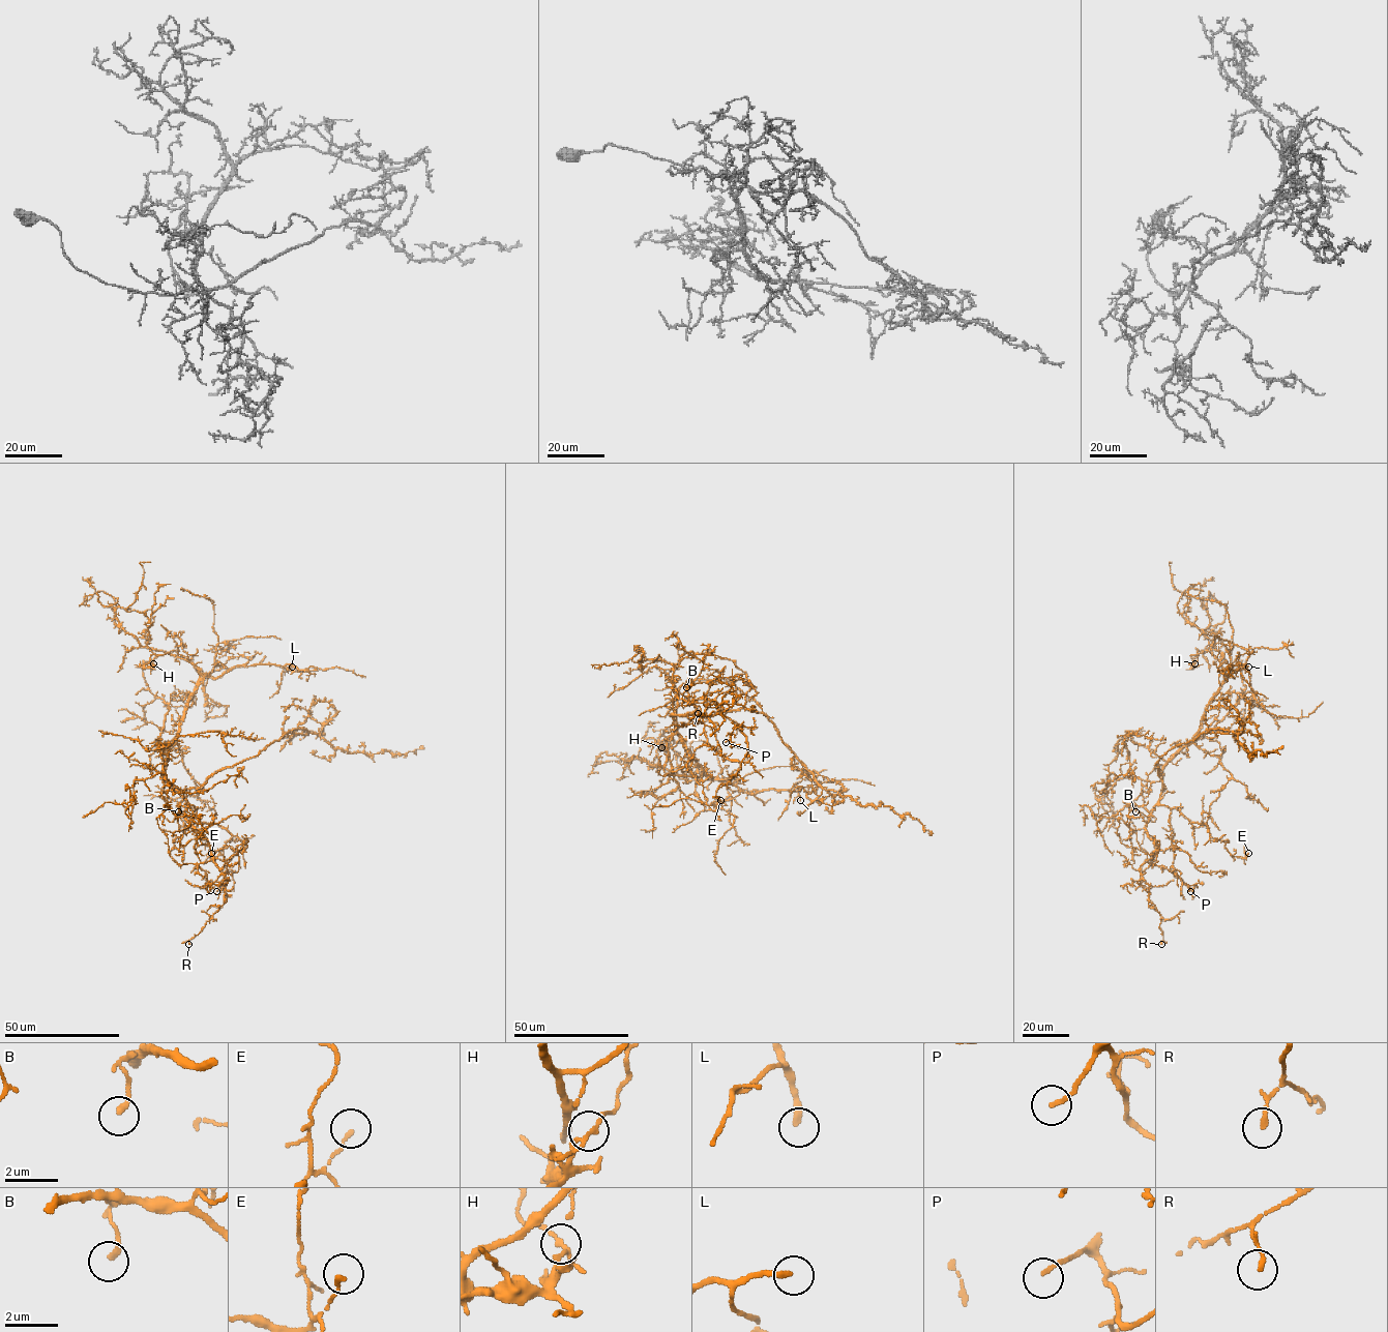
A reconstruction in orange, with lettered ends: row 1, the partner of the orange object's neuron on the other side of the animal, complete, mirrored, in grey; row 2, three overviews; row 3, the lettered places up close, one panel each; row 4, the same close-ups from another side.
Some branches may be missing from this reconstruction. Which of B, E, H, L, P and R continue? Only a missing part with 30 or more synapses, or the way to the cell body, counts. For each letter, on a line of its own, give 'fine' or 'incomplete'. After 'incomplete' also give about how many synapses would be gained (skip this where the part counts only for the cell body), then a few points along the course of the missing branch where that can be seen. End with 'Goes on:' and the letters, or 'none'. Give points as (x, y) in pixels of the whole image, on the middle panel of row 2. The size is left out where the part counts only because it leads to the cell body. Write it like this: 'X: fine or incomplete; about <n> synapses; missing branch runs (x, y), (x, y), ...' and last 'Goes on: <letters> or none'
B: fine
E: fine
H: fine
L: incomplete; about 50 synapses; missing branch runs (800, 800), (799, 808), (788, 821)
P: fine
R: fine
Goes on: L

